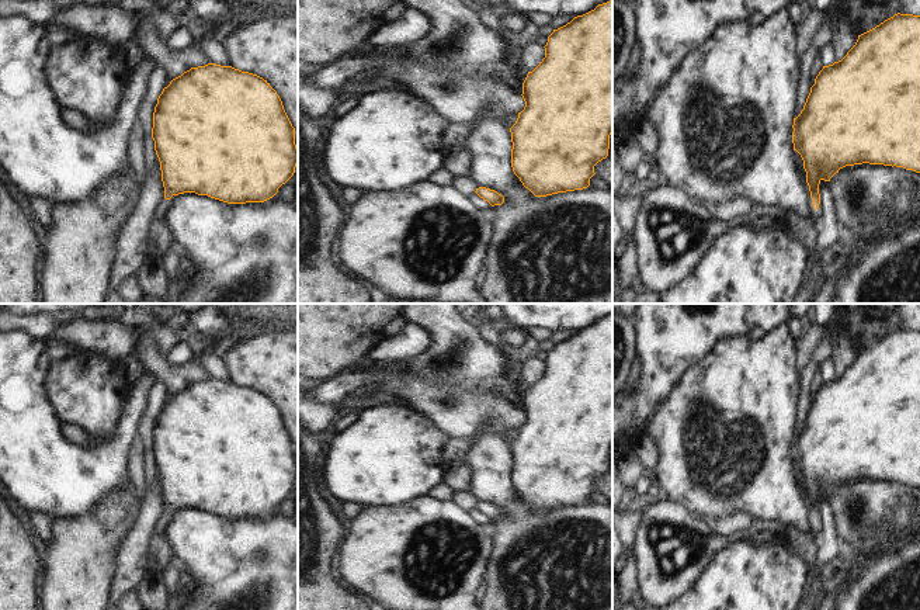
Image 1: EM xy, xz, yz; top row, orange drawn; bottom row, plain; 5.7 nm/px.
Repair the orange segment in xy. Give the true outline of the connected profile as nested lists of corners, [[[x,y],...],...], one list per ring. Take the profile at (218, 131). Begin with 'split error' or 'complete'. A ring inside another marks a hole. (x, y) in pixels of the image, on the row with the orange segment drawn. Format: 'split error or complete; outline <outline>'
split error; outline [[[208,63],[173,79],[157,98],[152,138],[164,187],[152,218],[164,216],[169,200],[184,193],[228,204],[264,202],[298,164],[295,128],[277,91],[263,77],[232,66]]]

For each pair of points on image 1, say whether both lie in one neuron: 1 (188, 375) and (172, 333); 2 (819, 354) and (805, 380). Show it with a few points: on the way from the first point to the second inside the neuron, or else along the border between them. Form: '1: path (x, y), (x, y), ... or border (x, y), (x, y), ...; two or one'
1: border (153, 326), (156, 347), (165, 356); two
2: path (815, 360), (806, 374); one

